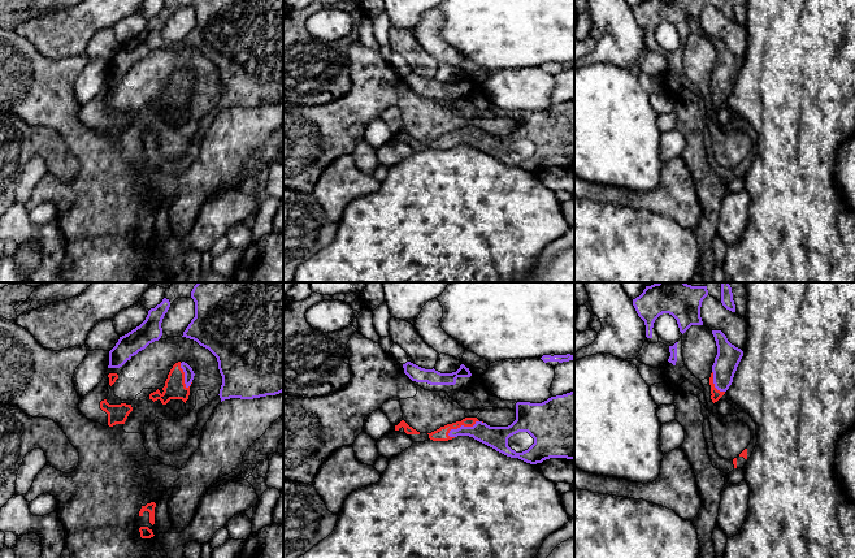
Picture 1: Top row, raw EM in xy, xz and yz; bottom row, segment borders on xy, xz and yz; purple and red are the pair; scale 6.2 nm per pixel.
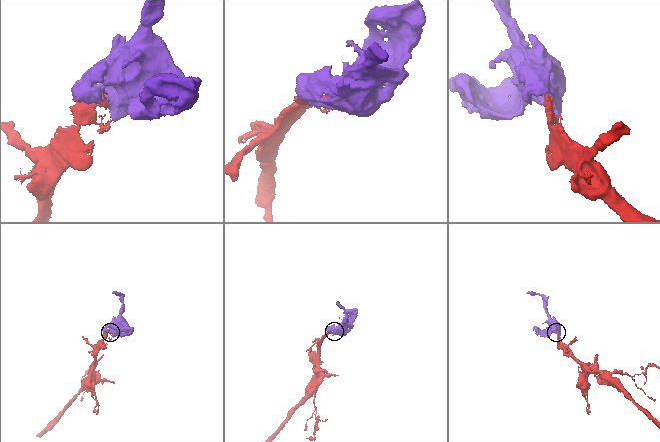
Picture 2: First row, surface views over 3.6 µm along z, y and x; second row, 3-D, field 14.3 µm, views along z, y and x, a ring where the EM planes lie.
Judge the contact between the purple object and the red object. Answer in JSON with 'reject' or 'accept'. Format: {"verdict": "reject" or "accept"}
{"verdict": "accept"}

